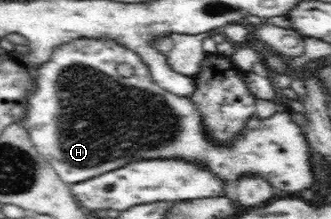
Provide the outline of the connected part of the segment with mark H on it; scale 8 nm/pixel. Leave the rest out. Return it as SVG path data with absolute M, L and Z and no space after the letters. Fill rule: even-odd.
M78 39L73 40L72 43L56 47L52 51L52 57L43 64L38 65L38 77L34 77L36 82L36 89L32 89L29 93L28 101L26 103L26 115L21 123L27 129L29 138L32 140L37 153L45 161L50 163L52 169L58 174L58 177L69 185L82 182L84 180L102 175L107 171L115 170L119 167L124 167L127 163L132 163L136 160L142 159L184 159L194 161L195 163L202 164L211 171L212 175L218 175L220 179L224 180L238 180L244 175L257 175L264 181L267 181L272 187L276 189L284 189L288 193L295 193L300 189L310 187L310 183L314 181L312 171L310 171L310 151L306 145L306 139L300 131L300 127L296 123L290 121L288 113L277 112L270 117L260 118L255 116L256 106L254 106L254 94L244 85L244 82L237 76L238 72L243 72L236 67L228 57L210 56L204 59L204 67L199 75L196 75L196 87L194 93L190 97L180 97L178 94L166 91L161 88L151 78L147 67L138 59L138 56L133 51L126 49L123 45L116 44L112 40L92 40L92 39ZM128 63L134 69L133 75L124 77L118 71L118 65Z

